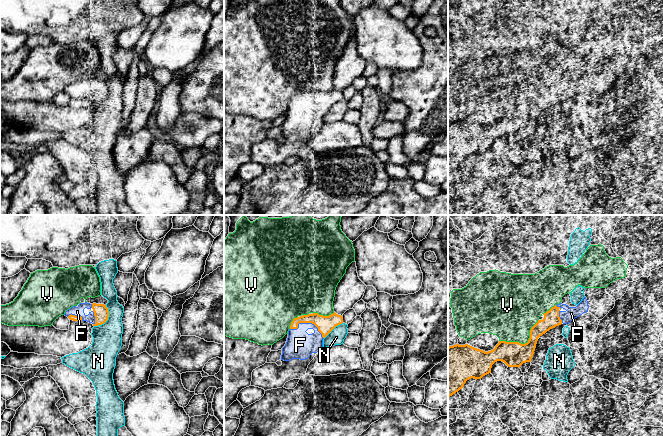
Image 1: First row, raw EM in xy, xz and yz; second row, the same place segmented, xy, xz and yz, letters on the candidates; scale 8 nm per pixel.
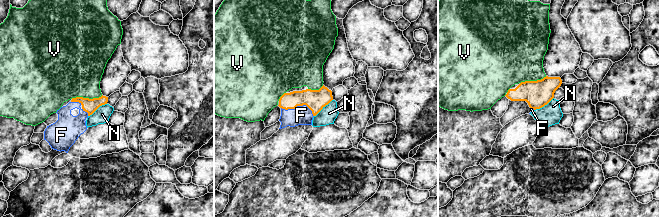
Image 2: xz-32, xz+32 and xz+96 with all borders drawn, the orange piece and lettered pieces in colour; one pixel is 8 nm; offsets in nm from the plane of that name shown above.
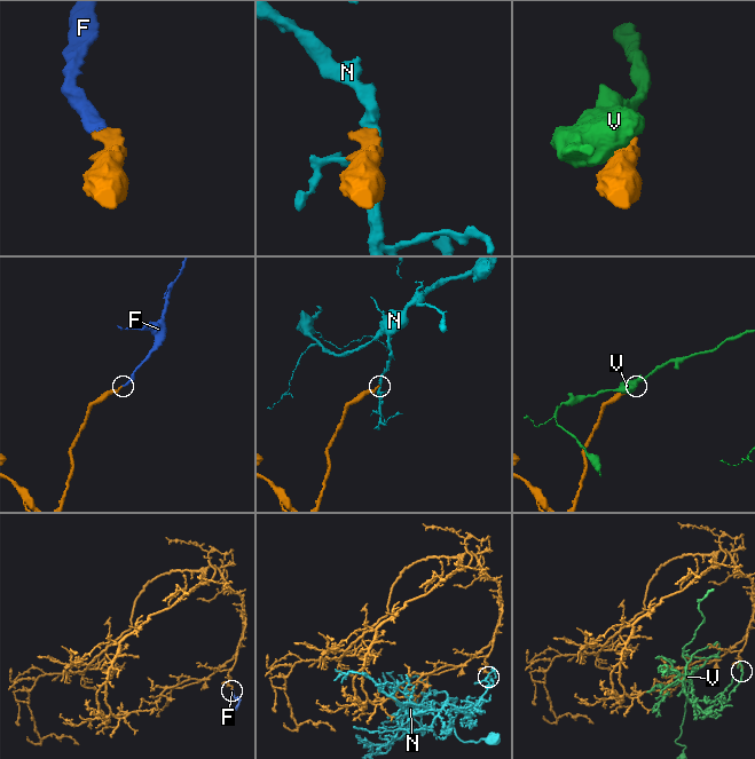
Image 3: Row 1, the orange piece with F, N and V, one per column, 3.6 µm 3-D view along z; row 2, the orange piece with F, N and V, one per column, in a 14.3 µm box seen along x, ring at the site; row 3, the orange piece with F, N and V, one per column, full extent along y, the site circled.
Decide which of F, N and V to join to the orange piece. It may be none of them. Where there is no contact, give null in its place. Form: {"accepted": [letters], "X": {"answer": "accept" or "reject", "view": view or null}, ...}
{"accepted": ["F"], "F": {"answer": "accept", "view": "xz"}, "N": {"answer": "reject", "view": "xy"}, "V": {"answer": "reject", "view": "yz"}}

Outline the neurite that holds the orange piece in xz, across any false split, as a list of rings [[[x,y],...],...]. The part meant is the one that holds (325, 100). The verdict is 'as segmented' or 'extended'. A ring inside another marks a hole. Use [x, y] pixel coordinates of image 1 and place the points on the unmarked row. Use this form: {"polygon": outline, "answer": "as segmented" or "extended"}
{"polygon": [[[335,88],[329,92],[318,89],[303,91],[294,94],[288,107],[288,114],[282,124],[281,136],[290,137],[292,135],[305,136],[312,129],[317,129],[323,124],[323,115],[338,101],[343,99],[343,93]]], "answer": "extended"}

